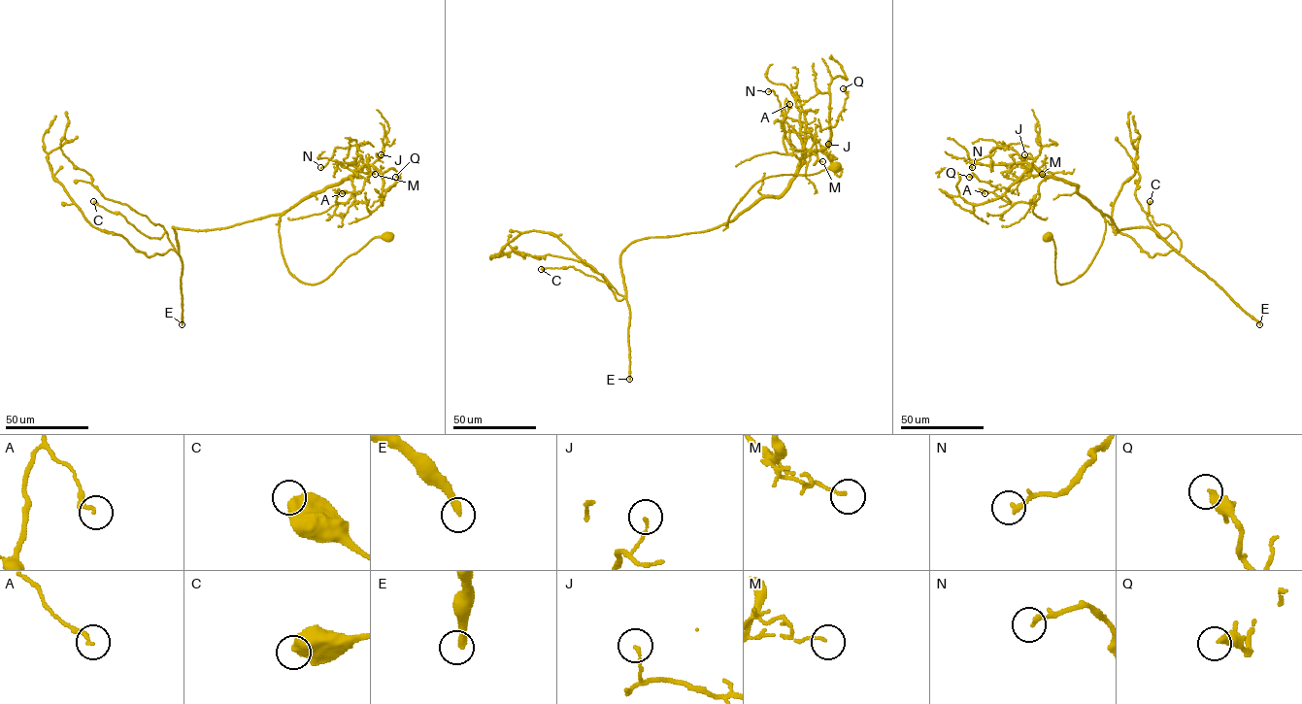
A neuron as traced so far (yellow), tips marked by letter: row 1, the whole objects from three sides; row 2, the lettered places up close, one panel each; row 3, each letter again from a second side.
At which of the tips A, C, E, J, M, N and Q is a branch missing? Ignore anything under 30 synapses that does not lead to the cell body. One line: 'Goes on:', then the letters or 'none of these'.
Goes on: E

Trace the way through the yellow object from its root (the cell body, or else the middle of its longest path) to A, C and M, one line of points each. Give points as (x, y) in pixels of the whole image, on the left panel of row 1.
A: (385, 238), (373, 238), (316, 284), (288, 271), (280, 217), (350, 177), (353, 192), (337, 204), (342, 193)
C: (385, 238), (306, 284), (285, 263), (281, 215), (173, 227), (177, 252), (165, 231), (150, 238), (93, 201)
M: (385, 238), (373, 238), (314, 284), (296, 279), (282, 252), (279, 226), (283, 215), (365, 166), (375, 174)

